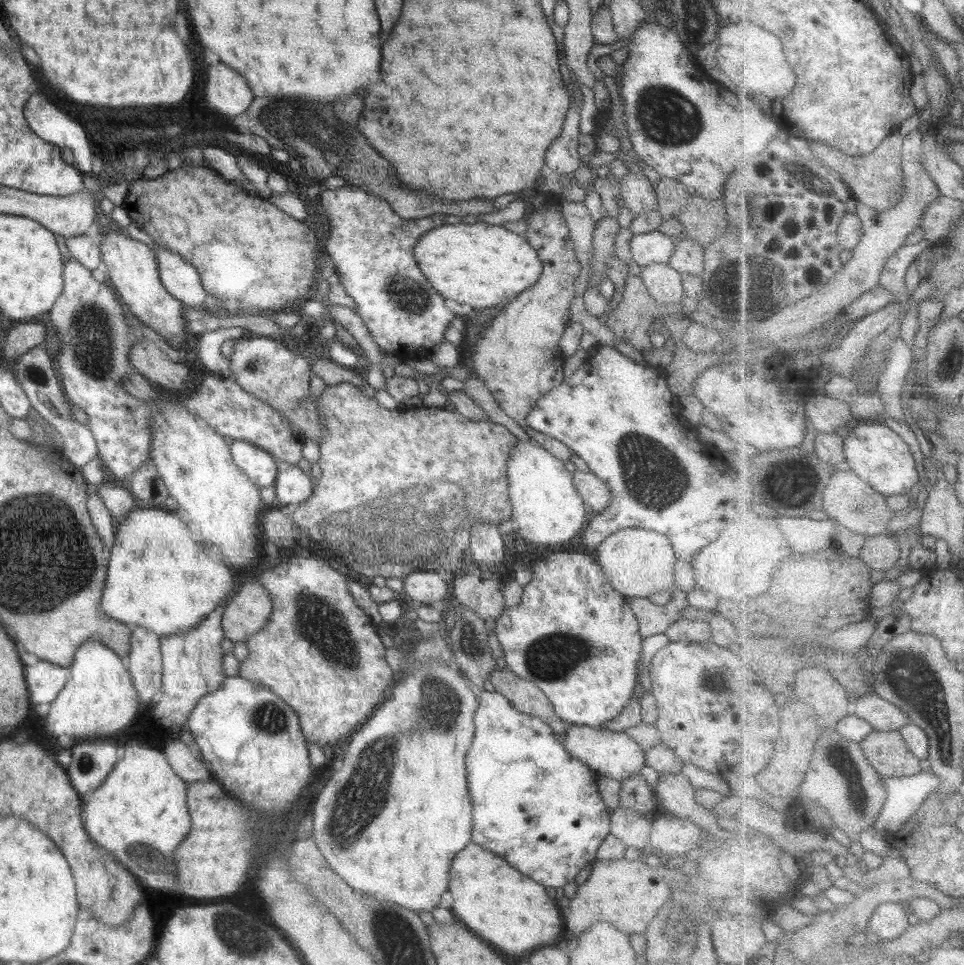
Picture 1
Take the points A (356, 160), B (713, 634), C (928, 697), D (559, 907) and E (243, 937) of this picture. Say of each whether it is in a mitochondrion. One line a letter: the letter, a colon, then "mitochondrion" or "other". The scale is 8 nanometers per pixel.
A: mitochondrion
B: other
C: mitochondrion
D: other
E: mitochondrion

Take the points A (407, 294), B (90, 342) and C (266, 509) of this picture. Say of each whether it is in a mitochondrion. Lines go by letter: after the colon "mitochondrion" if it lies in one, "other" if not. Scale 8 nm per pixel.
A: mitochondrion
B: mitochondrion
C: other

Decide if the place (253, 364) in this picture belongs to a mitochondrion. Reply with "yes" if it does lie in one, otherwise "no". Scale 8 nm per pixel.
yes

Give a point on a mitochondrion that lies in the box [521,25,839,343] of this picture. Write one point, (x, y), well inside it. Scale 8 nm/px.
(667, 114)

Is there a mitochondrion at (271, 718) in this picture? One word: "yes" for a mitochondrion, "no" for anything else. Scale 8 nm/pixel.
yes

